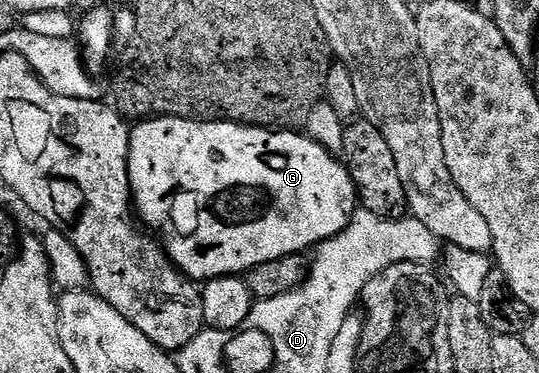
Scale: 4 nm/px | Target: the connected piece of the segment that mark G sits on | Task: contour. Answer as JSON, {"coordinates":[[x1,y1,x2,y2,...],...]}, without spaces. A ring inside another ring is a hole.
{"coordinates":[[175,120,146,124,146,127,135,124,130,133,129,174,130,195,135,209,140,213,141,223,157,237,171,262,195,282,215,280,221,276,242,276,264,262,272,262,272,258,297,256,310,247,313,249,342,232,358,210,357,188,349,168,319,142,294,130,251,128,249,124,230,124,227,121,220,125,179,123]]}

